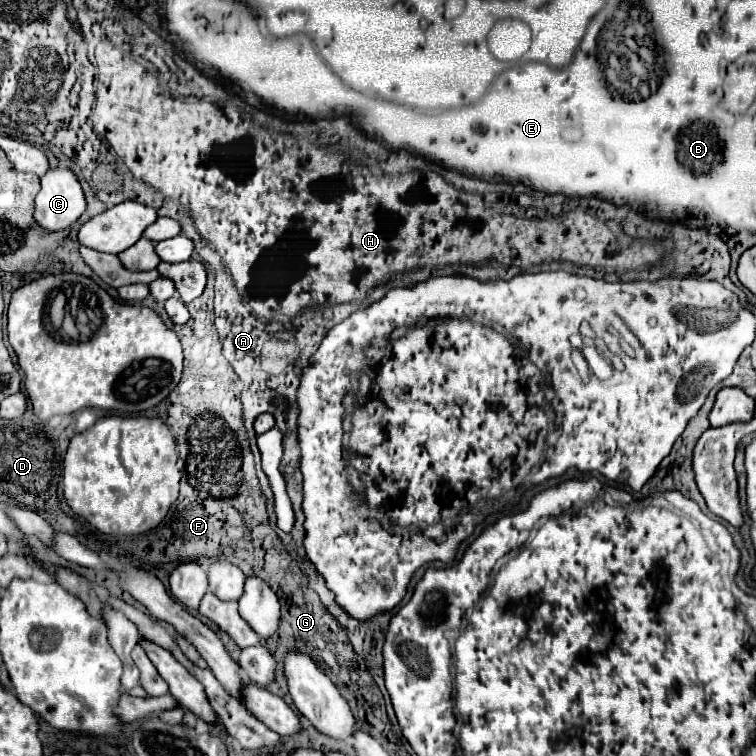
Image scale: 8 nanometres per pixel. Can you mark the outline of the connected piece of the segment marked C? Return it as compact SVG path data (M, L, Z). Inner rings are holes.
M65 167L49 169L41 177L41 191L35 199L35 221L45 231L61 231L79 219L85 205L77 177Z

